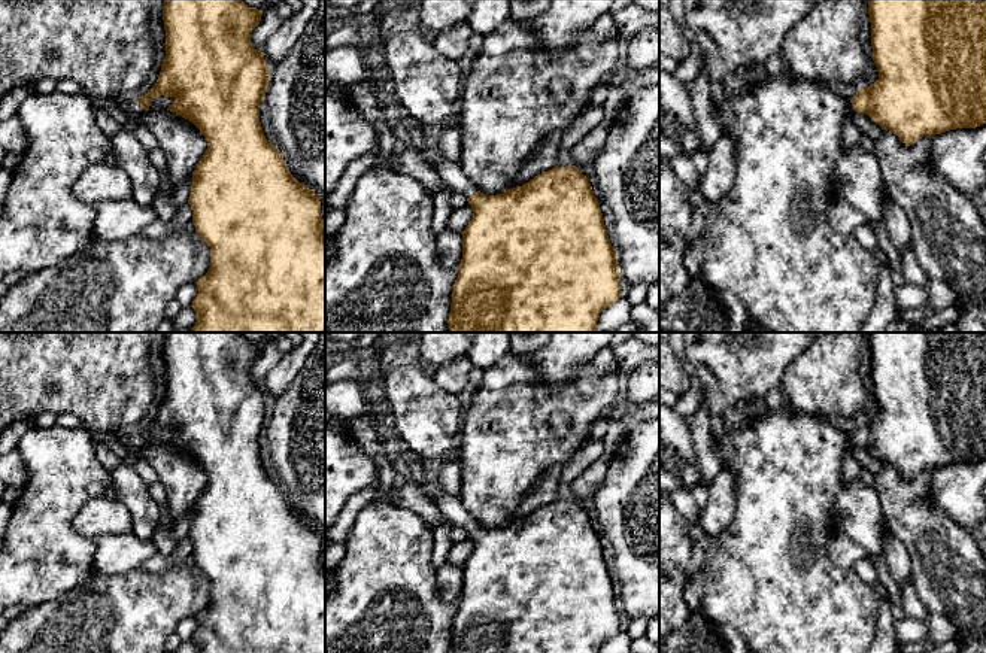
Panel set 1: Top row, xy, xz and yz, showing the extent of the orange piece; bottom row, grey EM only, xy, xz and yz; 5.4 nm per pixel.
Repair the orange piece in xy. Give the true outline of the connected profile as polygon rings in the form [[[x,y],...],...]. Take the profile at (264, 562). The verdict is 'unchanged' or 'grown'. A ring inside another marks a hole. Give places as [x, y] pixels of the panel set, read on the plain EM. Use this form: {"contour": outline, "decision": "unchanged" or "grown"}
{"contour": [[[166,332],[163,343],[163,355],[166,364],[166,391],[157,417],[146,429],[136,434],[125,434],[125,447],[139,452],[149,444],[155,431],[173,431],[175,435],[167,444],[180,449],[192,456],[206,471],[207,483],[192,505],[192,519],[188,538],[192,543],[192,556],[195,567],[210,581],[210,601],[195,619],[198,628],[191,641],[197,647],[197,653],[325,653],[325,564],[321,544],[321,529],[300,517],[288,504],[282,486],[266,473],[260,455],[260,437],[264,434],[269,419],[269,398],[263,386],[251,377],[251,367],[260,358],[263,344],[249,341],[243,332]]], "decision": "grown"}

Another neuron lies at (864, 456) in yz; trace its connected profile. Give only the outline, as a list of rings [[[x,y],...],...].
[[[855,446],[850,453],[853,455],[853,458],[856,459],[856,462],[861,465],[861,468],[868,470],[871,474],[877,474],[882,462],[879,458],[876,458],[871,450],[865,449],[865,447],[858,447]]]

